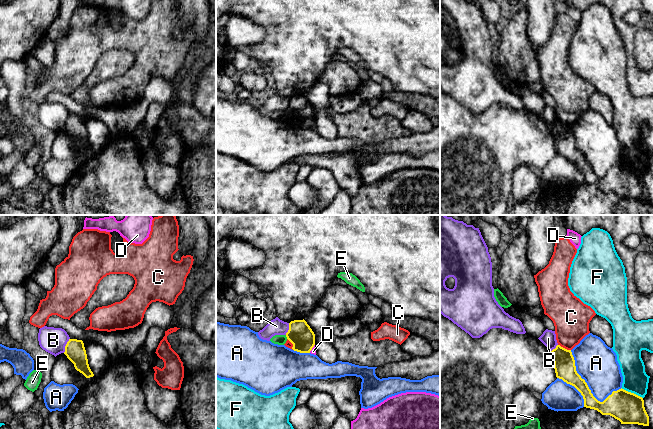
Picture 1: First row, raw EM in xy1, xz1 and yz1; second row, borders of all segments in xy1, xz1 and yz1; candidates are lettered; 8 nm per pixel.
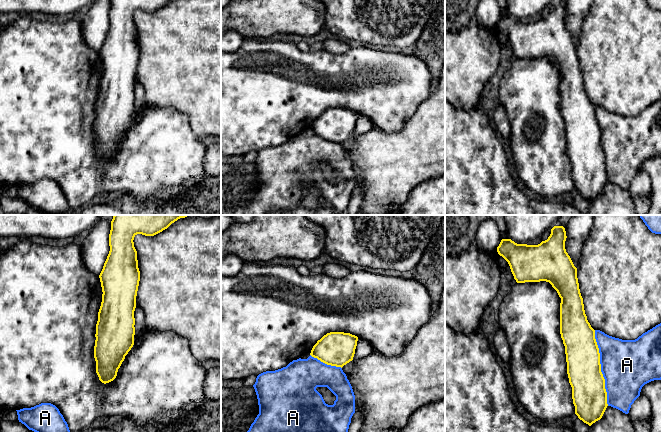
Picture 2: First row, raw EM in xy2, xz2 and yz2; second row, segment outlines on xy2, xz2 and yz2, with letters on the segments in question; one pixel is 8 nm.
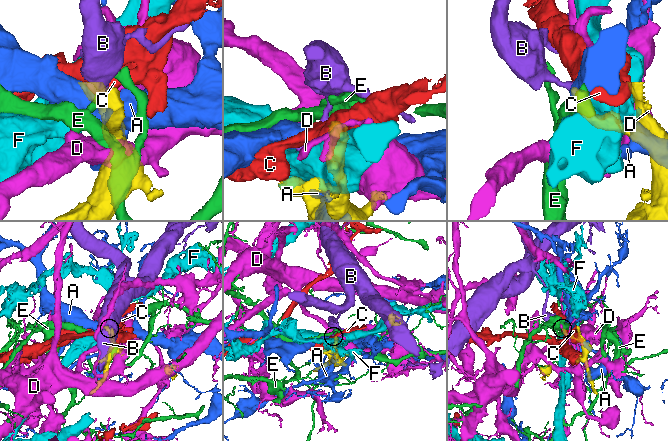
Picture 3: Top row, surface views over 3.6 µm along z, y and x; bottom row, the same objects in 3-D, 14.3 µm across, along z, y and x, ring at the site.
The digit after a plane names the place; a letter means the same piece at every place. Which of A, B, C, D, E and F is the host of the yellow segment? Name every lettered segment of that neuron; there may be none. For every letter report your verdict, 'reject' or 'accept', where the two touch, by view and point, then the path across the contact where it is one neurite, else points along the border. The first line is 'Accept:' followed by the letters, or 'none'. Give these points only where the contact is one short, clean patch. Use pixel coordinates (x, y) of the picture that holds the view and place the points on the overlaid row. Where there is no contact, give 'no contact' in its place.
Accept: none
A: reject; meets yellow in yz1 at (588, 387)
B: reject; meets yellow in xy1 at (66, 345); border along xy1 (69, 338), (63, 352)
C: reject; meets yellow in yz1 at (564, 348); border along yz1 (558, 344), (570, 350)
D: reject; meets yellow in xz1 at (312, 347); border along xz1 (314, 344), (309, 352)
E: reject; meets yellow in xz1 at (286, 336)
F: reject; meets yellow in yz1 at (632, 393)

